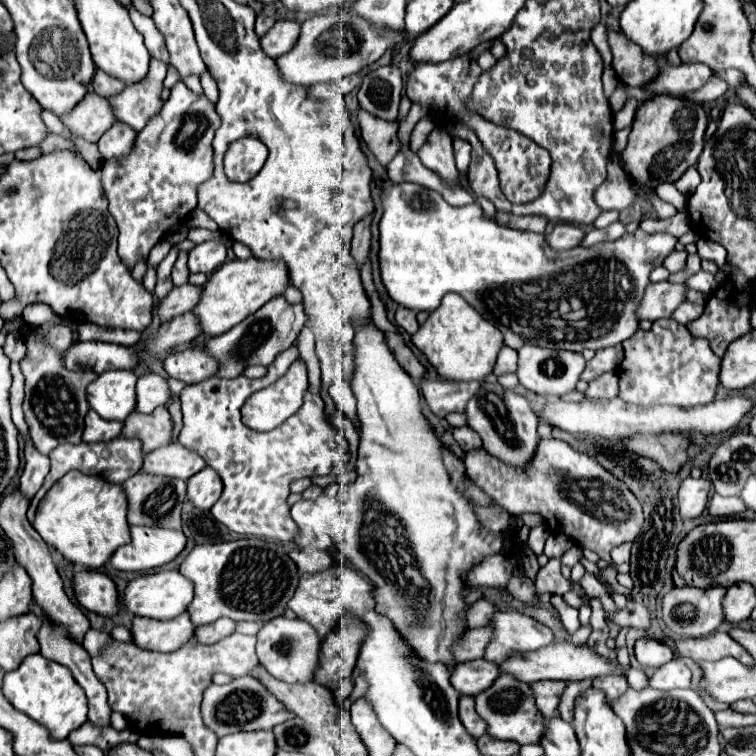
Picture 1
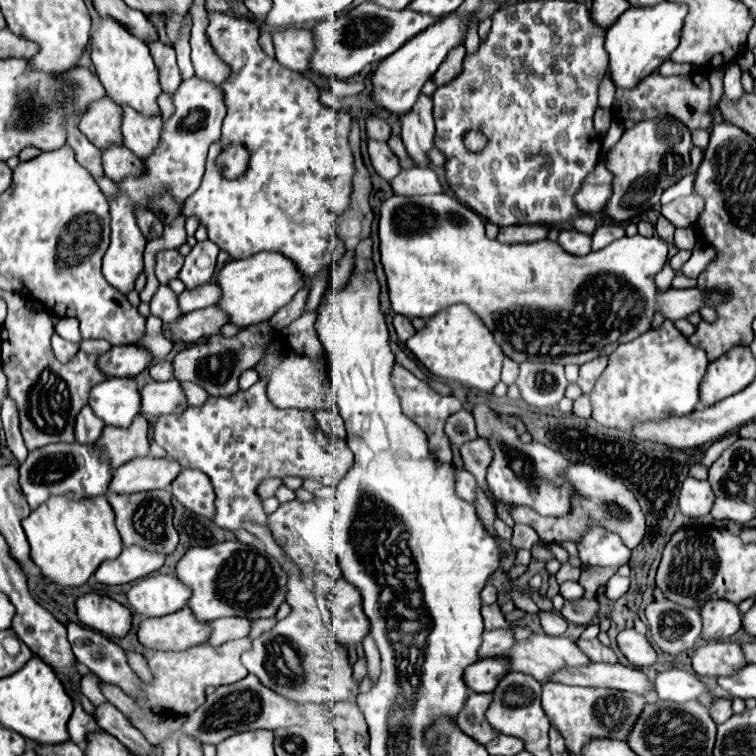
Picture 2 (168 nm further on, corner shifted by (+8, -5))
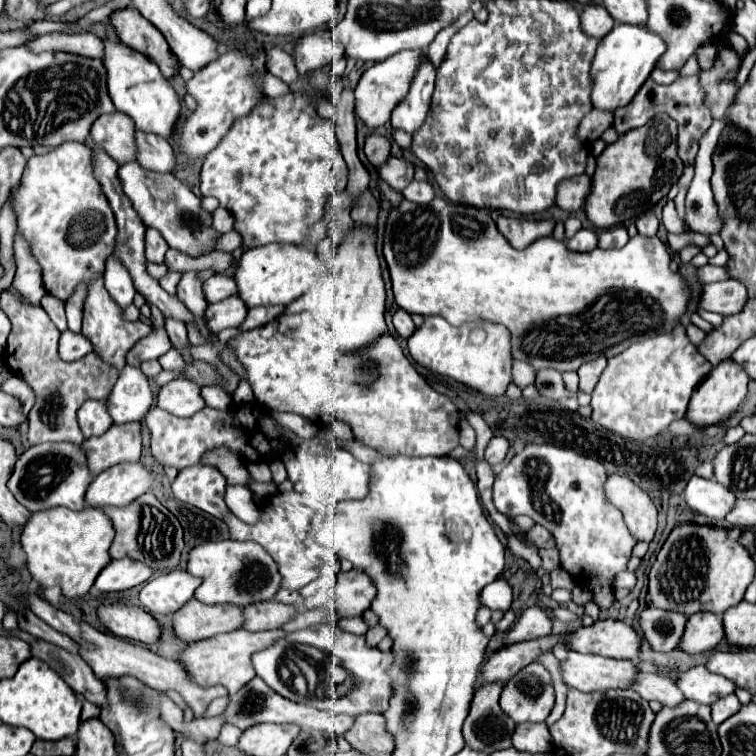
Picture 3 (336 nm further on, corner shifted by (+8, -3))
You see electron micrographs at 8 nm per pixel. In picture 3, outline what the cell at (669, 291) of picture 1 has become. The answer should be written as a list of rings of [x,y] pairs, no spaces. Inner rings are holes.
[[[726,279],[704,285],[700,307],[706,311],[716,311],[720,315],[736,315],[744,309],[746,301],[748,301],[746,287],[736,279]]]

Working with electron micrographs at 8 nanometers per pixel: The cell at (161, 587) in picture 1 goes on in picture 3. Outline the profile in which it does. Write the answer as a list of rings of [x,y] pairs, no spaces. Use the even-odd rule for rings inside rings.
[[[174,569],[156,579],[150,579],[140,591],[140,603],[148,613],[168,615],[186,605],[202,579],[188,575],[188,571]]]

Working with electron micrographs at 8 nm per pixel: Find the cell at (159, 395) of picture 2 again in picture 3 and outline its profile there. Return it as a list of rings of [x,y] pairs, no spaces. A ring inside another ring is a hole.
[[[174,379],[166,383],[158,393],[156,405],[178,417],[192,417],[196,411],[206,407],[200,395],[200,385],[188,379]]]

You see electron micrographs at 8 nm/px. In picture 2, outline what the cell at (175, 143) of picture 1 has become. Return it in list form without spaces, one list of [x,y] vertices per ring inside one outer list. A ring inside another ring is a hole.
[[[198,77],[182,81],[180,87],[172,93],[174,115],[164,121],[160,143],[150,153],[150,157],[144,159],[144,173],[124,177],[118,183],[118,195],[108,199],[112,241],[104,255],[102,273],[120,293],[128,293],[134,287],[138,273],[144,269],[142,253],[146,247],[146,237],[138,227],[136,209],[148,209],[150,201],[160,195],[170,195],[178,205],[182,205],[200,187],[208,147],[220,139],[220,127],[226,115],[226,107],[220,95],[220,87],[200,81]]]

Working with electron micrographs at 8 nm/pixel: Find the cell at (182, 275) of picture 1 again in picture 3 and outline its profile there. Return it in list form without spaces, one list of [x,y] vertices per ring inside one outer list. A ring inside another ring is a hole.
[[[146,229],[146,259],[152,263],[164,263],[164,255],[168,251],[168,243],[156,229]]]

